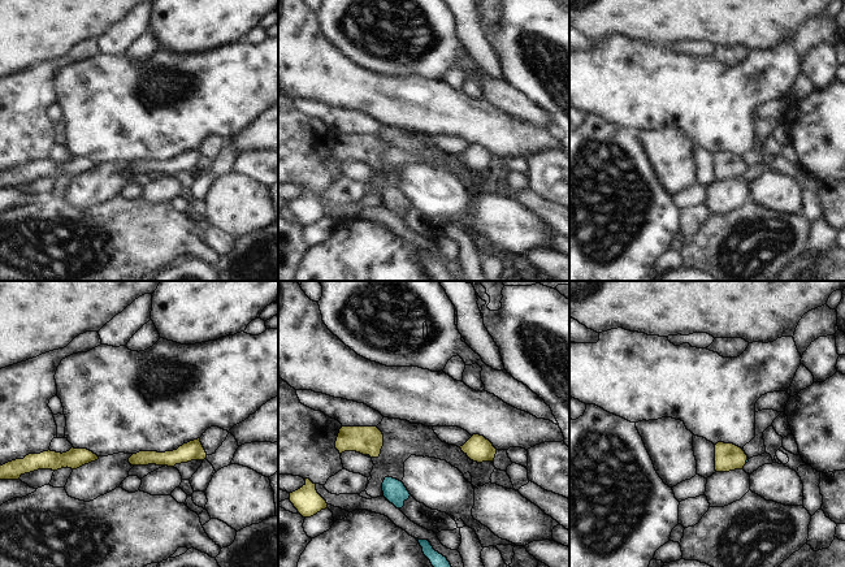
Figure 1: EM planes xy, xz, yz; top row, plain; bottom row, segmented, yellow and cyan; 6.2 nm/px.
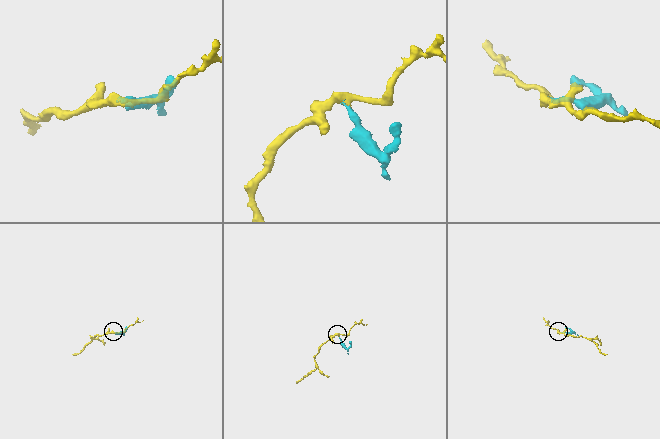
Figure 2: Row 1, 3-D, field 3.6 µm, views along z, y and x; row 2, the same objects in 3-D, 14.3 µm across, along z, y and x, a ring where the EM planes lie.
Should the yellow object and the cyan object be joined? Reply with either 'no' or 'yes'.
yes

